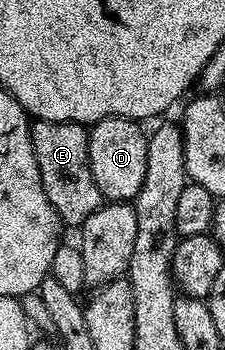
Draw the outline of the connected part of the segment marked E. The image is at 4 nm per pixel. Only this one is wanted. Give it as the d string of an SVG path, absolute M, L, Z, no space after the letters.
M33 119L30 124L34 158L38 162L38 174L42 174L42 190L46 190L46 198L50 198L50 206L60 215L65 225L79 226L98 210L102 197L94 182L94 174L90 170L90 154L88 153L89 129L83 124L66 122L50 122Z

